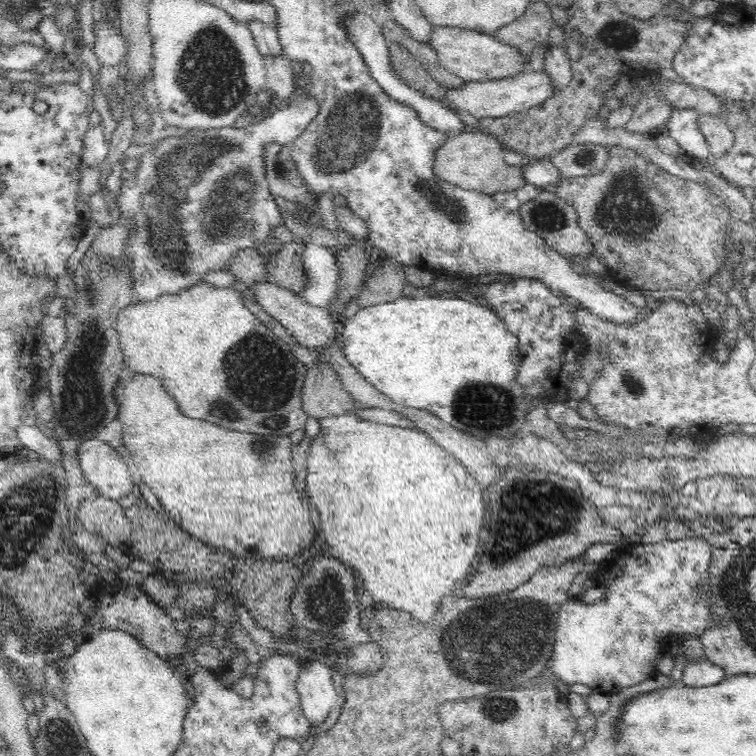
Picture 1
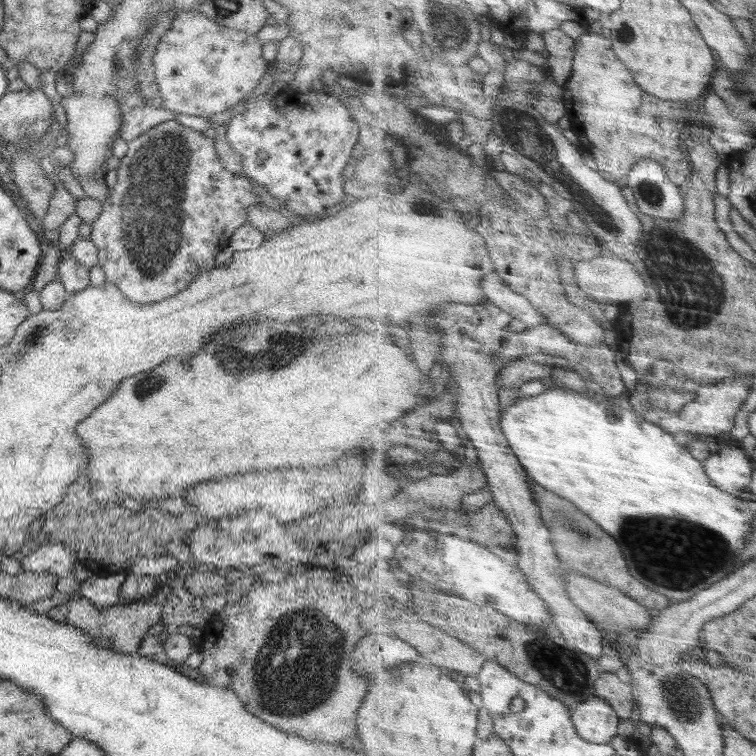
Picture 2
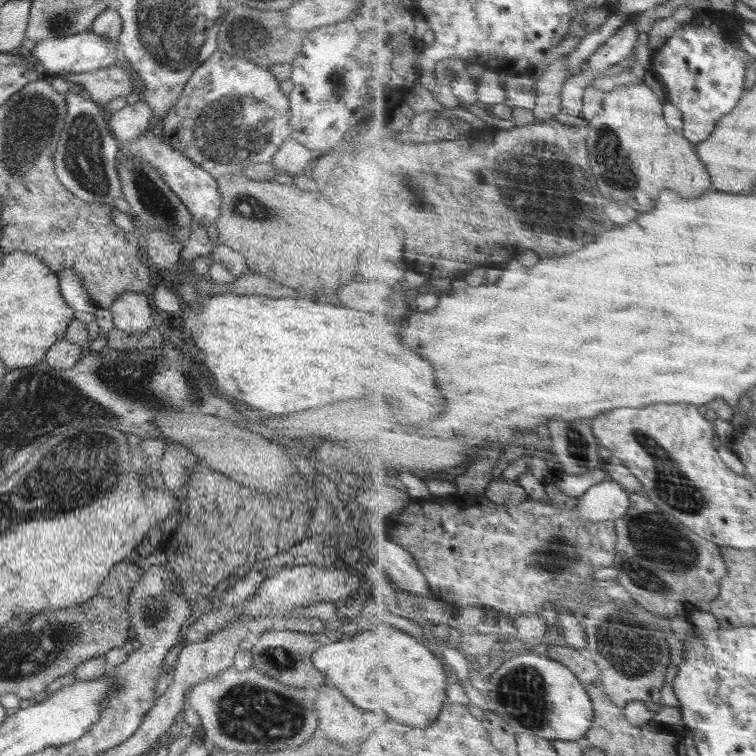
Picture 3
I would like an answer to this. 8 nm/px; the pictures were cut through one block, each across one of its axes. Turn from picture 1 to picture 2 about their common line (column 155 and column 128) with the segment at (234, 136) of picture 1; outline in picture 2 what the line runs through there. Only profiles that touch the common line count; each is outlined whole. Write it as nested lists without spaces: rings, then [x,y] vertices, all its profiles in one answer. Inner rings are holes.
[[[176,119],[161,122],[158,126],[153,126],[148,132],[140,134],[138,138],[134,138],[128,143],[128,152],[121,158],[117,167],[117,183],[108,191],[106,199],[102,201],[103,210],[100,216],[94,222],[91,222],[92,232],[90,239],[94,241],[98,249],[97,265],[104,271],[106,281],[117,286],[130,302],[135,302],[136,304],[160,302],[176,293],[180,293],[184,290],[184,286],[188,286],[200,272],[213,269],[216,264],[216,254],[222,252],[229,245],[234,231],[248,222],[248,207],[260,202],[262,200],[254,194],[252,181],[248,177],[230,172],[222,166],[211,138],[206,137],[203,132],[181,125]]]

